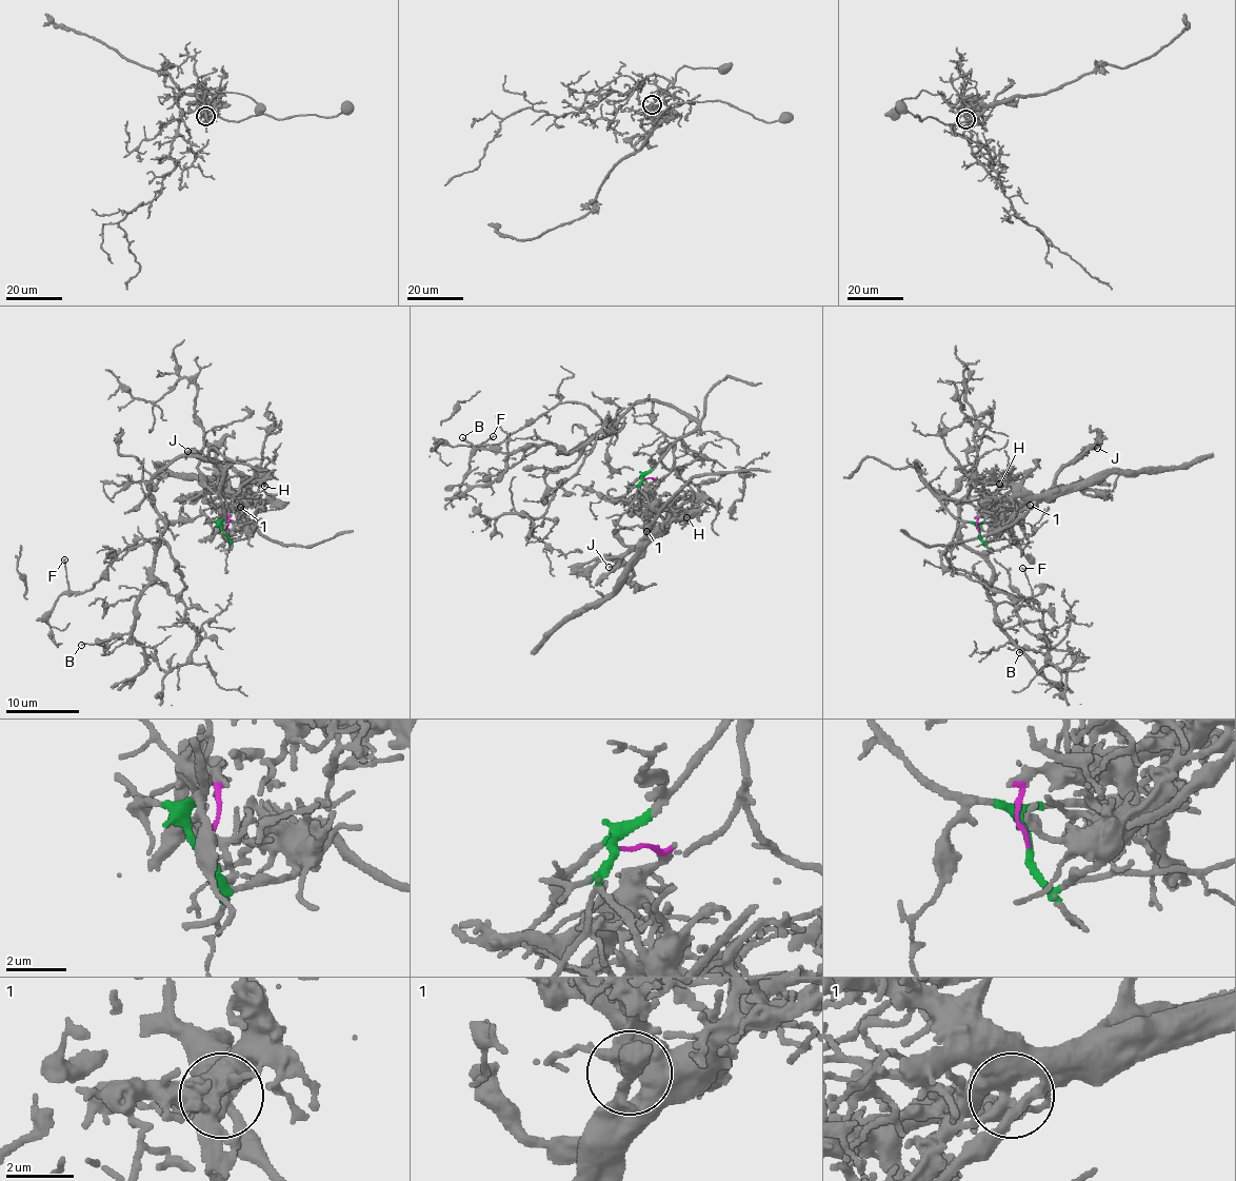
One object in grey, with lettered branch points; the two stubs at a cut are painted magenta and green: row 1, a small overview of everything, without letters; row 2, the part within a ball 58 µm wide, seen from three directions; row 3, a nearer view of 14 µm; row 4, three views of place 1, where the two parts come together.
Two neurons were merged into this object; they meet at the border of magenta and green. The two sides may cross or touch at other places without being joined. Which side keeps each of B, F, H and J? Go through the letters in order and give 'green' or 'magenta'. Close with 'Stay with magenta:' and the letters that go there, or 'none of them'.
B: green
F: green
H: magenta
J: magenta
Stay with magenta: H, J

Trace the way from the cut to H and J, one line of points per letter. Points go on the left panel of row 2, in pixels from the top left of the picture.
H: (225, 531), (225, 513), (235, 510), (238, 498), (257, 480), (265, 485), (263, 487)
J: (225, 531), (225, 513), (241, 506), (223, 469), (187, 450)

